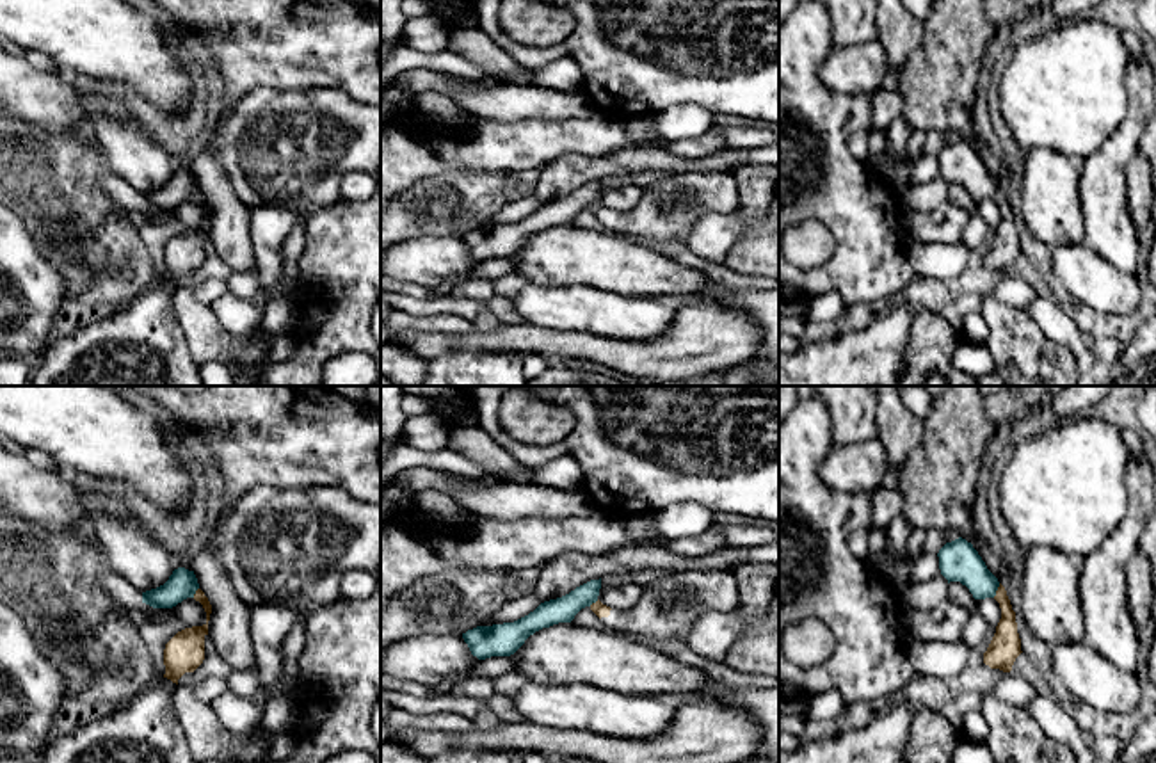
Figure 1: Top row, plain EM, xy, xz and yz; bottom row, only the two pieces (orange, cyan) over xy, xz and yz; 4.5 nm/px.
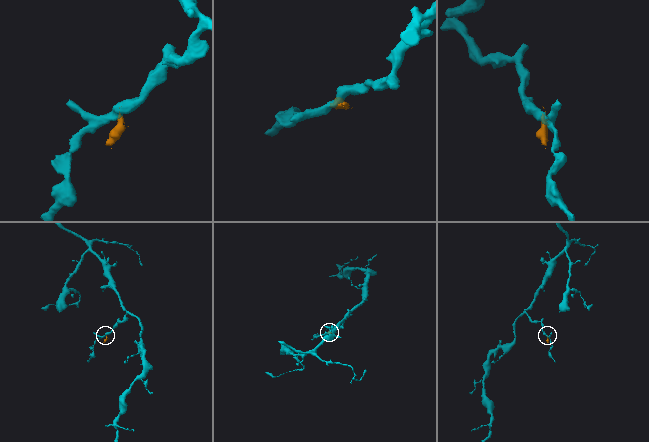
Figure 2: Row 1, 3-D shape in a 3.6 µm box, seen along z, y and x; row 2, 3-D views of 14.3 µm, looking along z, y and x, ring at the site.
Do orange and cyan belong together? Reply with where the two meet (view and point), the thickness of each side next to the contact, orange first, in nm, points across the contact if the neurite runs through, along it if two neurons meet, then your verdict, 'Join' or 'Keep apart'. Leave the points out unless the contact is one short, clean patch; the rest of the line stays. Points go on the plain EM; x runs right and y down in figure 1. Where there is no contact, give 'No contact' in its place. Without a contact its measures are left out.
Touches orange at yz (996, 192). Thickness 140 nm (orange) against 180 nm. Boundary: yz (1000, 185), (993, 198). Keep apart

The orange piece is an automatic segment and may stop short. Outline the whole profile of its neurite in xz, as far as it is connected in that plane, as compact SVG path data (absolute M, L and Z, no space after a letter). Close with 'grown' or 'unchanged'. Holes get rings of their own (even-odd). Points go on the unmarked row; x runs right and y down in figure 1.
M729 171L678 173L644 189L631 212L615 212L599 201L590 212L606 231L649 237L663 242L683 235L708 212L733 213L738 205L736 180Z; grown

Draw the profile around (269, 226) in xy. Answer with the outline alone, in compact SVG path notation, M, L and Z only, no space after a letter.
M265 205L249 208L247 221L258 270L258 293L253 301L260 308L265 308L274 301L274 286L286 281L283 242L297 224L306 224L306 217L292 208Z

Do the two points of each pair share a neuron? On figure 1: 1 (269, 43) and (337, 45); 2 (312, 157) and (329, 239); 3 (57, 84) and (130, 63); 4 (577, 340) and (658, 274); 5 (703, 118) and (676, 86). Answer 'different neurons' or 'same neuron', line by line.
1: same neuron
2: different neurons
3: different neurons
4: different neurons
5: different neurons

